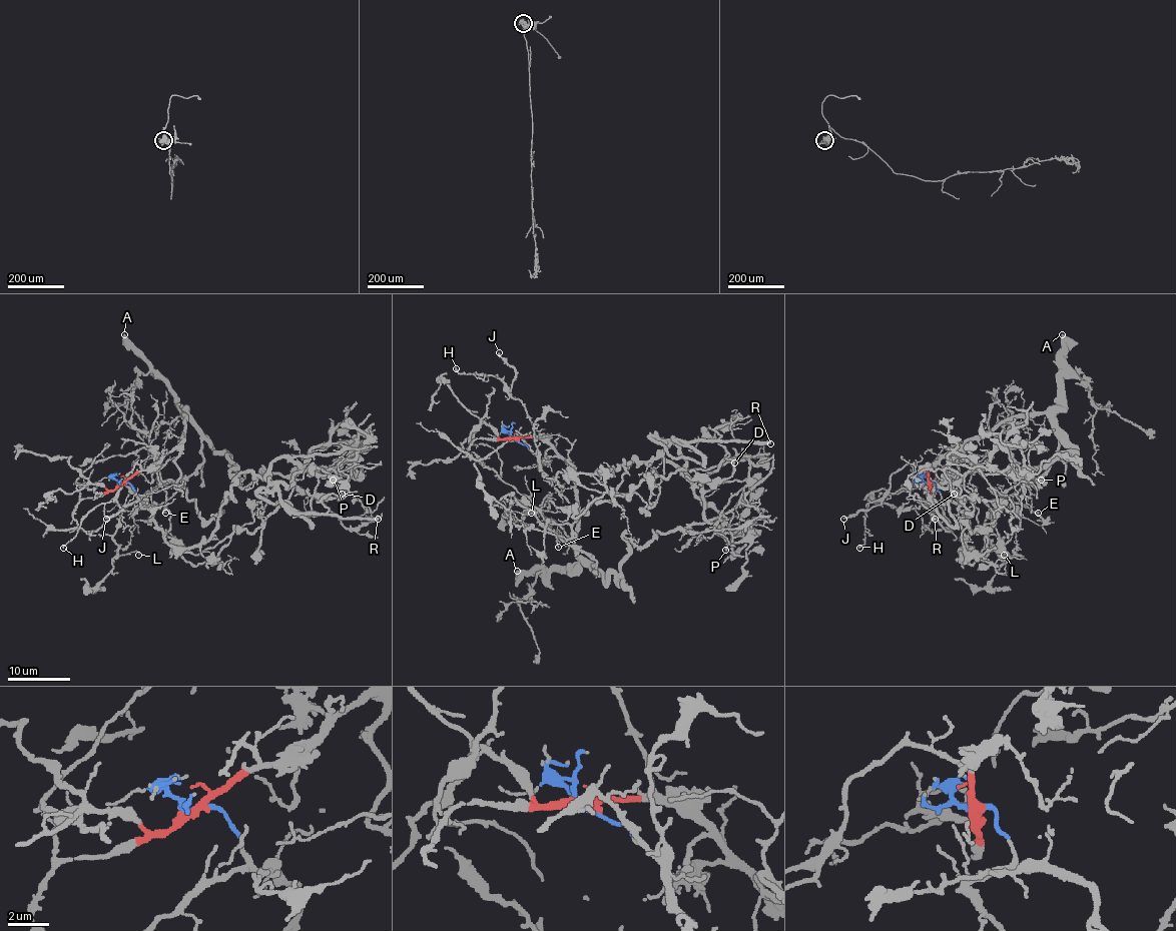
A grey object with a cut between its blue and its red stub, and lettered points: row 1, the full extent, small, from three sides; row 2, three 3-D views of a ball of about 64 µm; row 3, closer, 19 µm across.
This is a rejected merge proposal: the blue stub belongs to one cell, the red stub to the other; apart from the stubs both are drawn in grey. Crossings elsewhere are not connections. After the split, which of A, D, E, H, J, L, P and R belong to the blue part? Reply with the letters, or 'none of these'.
D, E, P, R

